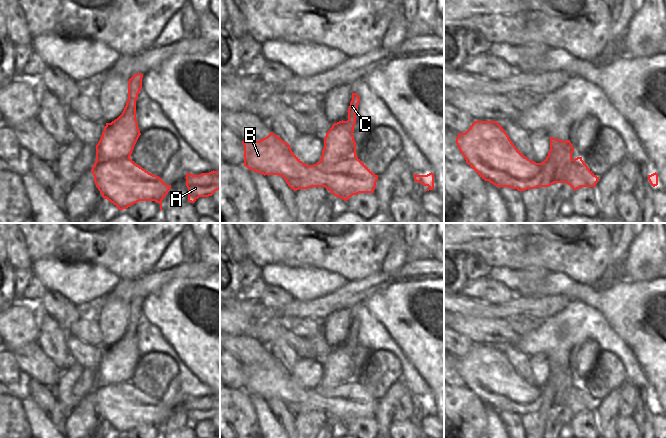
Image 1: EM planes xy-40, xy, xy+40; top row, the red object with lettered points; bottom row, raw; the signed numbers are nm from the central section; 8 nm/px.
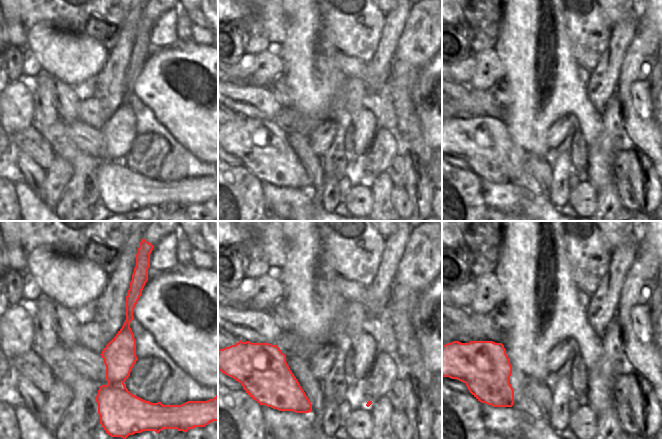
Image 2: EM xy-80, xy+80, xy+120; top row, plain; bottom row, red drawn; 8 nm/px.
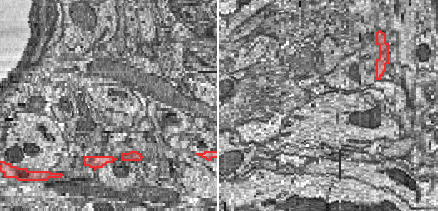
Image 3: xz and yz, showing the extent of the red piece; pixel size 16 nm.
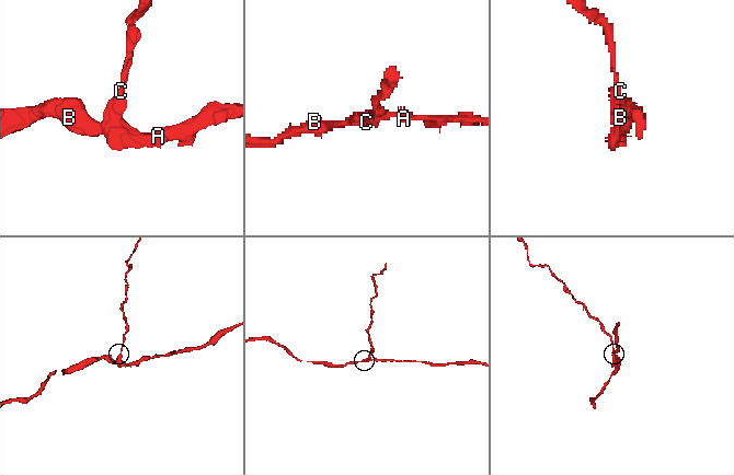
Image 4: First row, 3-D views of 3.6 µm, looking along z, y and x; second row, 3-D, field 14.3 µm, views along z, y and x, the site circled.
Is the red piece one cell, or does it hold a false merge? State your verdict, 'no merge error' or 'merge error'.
merge error

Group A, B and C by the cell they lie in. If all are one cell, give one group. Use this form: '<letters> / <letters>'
A B / C

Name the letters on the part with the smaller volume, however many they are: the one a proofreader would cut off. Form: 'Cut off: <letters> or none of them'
Cut off: C

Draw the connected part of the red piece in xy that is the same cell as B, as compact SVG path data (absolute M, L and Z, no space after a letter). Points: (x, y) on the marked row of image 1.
M270 134L259 141L242 141L244 166L265 175L279 175L297 191L311 187L325 187L345 201L359 193L374 193L375 175L356 155L335 165L303 163L280 137Z

